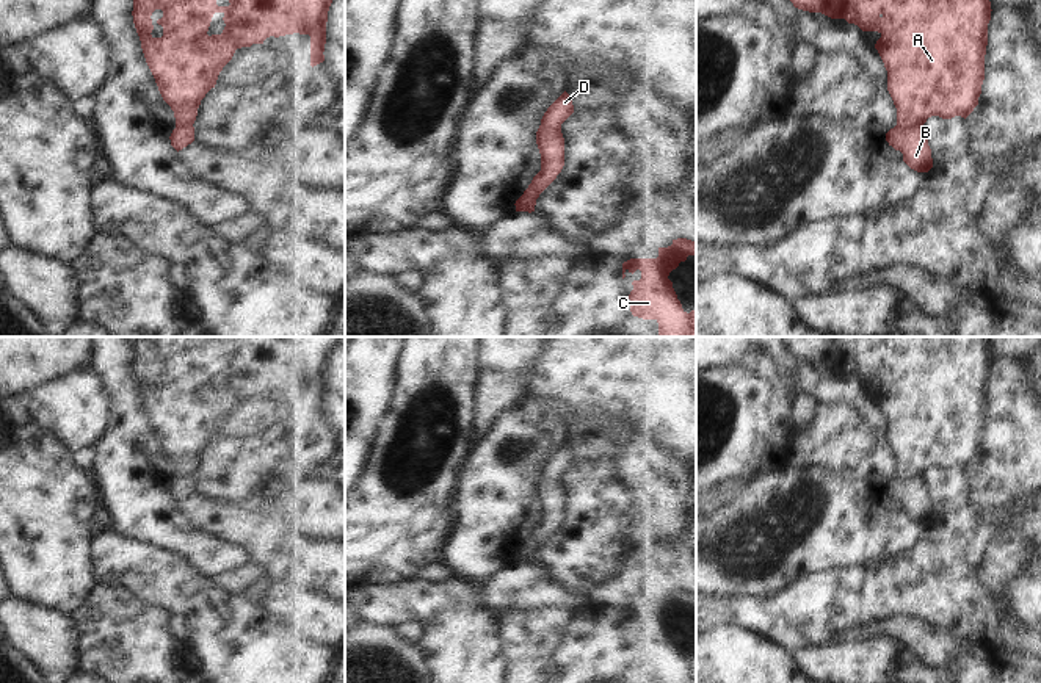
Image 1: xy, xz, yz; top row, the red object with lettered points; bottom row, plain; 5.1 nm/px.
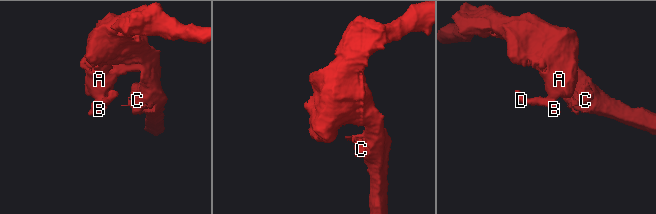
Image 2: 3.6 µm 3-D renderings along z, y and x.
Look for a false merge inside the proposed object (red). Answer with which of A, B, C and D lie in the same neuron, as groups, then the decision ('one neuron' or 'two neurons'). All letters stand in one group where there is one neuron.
A C / B D | two neurons

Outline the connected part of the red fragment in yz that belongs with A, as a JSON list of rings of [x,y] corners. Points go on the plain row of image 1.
[[[781,337],[781,340],[798,360],[845,370],[862,382],[881,385],[875,399],[887,421],[887,442],[897,459],[898,478],[923,476],[931,467],[966,470],[978,456],[992,362],[988,337]]]

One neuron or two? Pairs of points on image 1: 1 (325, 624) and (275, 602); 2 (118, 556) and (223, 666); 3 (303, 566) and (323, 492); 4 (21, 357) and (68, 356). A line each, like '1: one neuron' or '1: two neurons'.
1: one neuron
2: one neuron
3: two neurons
4: one neuron

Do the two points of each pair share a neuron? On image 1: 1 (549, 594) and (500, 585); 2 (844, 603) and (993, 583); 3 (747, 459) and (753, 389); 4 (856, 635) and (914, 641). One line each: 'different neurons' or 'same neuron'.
1: same neuron
2: different neurons
3: same neuron
4: same neuron

